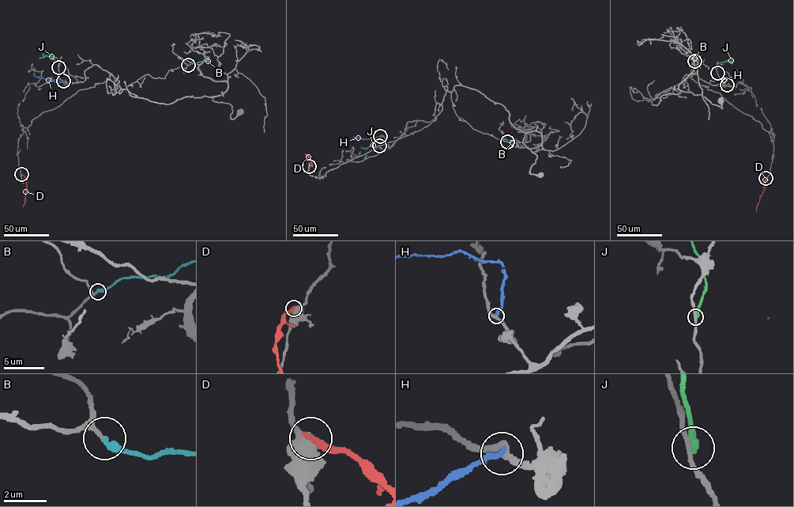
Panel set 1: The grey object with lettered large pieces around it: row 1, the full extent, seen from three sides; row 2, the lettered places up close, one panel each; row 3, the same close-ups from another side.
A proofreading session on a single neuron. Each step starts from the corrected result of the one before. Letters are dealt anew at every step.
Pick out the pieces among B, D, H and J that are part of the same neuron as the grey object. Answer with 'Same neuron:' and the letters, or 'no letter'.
Same neuron: B

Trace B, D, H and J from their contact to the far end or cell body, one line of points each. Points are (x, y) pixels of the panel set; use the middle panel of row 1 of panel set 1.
B: (507, 141), (528, 147)
D: (309, 166), (312, 165), (305, 154)
H: (379, 145), (379, 139), (353, 136)
J: (380, 136), (382, 136), (367, 147), (361, 146)

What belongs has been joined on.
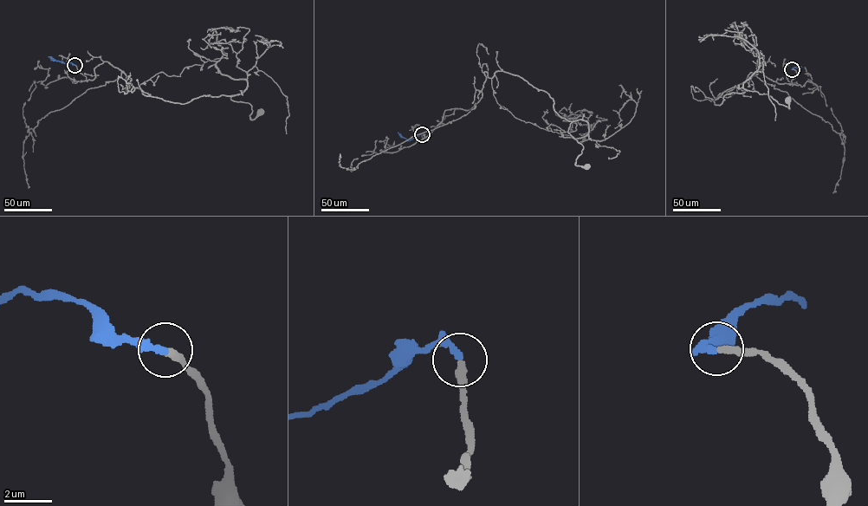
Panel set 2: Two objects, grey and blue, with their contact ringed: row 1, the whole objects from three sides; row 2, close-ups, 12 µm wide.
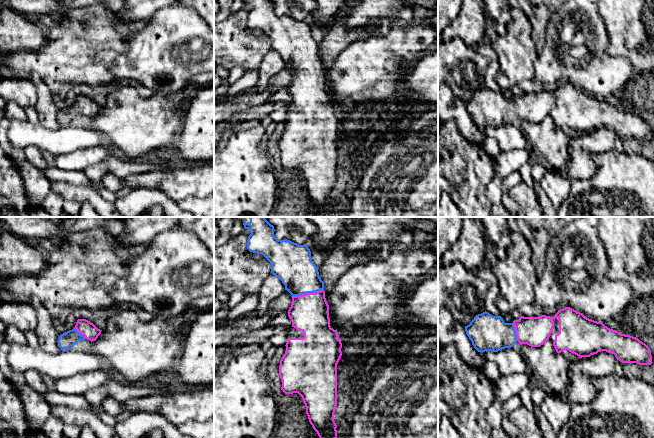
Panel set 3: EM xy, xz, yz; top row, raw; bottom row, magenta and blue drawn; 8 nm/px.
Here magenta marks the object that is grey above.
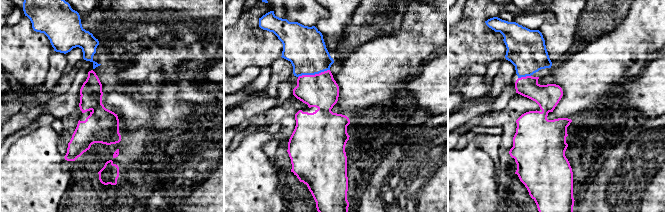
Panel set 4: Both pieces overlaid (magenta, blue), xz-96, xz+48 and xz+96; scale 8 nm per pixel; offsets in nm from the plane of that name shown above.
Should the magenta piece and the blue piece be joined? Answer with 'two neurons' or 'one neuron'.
one neuron

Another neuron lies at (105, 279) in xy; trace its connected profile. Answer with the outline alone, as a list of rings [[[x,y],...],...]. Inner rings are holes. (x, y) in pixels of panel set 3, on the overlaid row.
[[[173,227],[158,233],[147,248],[127,266],[127,277],[105,274],[98,277],[117,306],[136,304],[140,309],[172,321],[183,317],[184,311],[198,297],[214,295],[214,257],[191,231]]]

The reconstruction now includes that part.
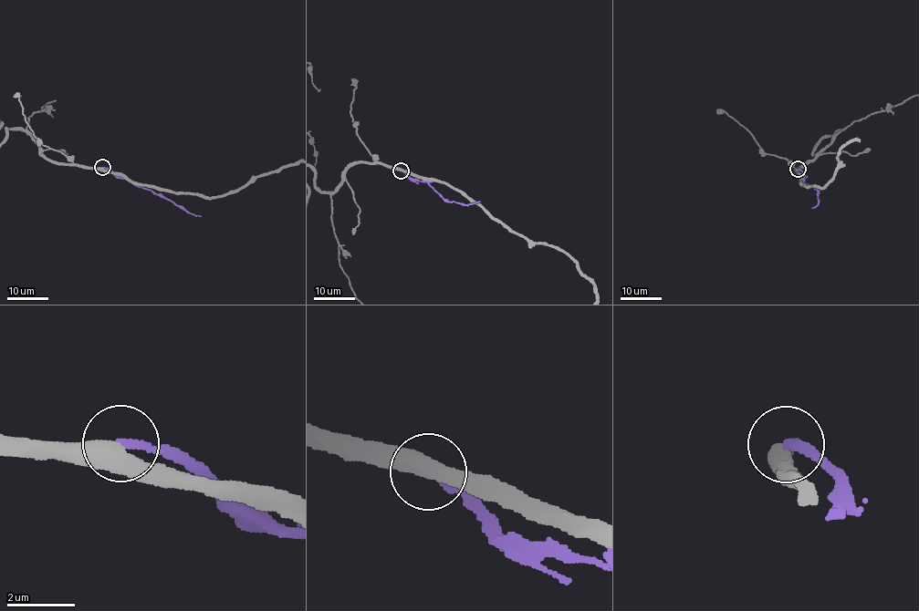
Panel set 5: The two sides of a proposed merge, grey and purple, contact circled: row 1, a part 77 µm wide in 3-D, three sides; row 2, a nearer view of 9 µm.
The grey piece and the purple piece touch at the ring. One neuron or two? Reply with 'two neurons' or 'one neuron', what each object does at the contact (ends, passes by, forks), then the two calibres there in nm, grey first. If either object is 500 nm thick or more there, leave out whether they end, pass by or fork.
two neurons; 550 nm thick on the grey side, 200 nm on the other

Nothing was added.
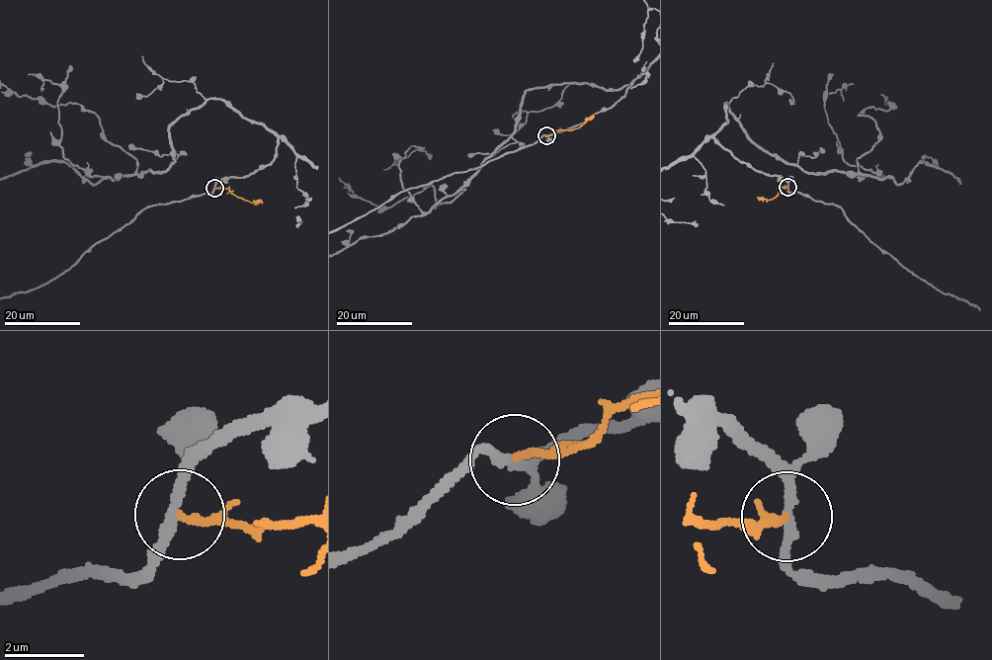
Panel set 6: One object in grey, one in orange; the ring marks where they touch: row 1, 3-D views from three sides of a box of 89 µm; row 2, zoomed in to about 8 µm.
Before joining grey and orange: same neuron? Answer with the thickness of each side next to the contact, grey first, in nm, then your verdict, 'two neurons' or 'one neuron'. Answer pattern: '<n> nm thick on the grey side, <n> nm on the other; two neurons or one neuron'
240 nm thick on the grey side, 180 nm on the other; two neurons

